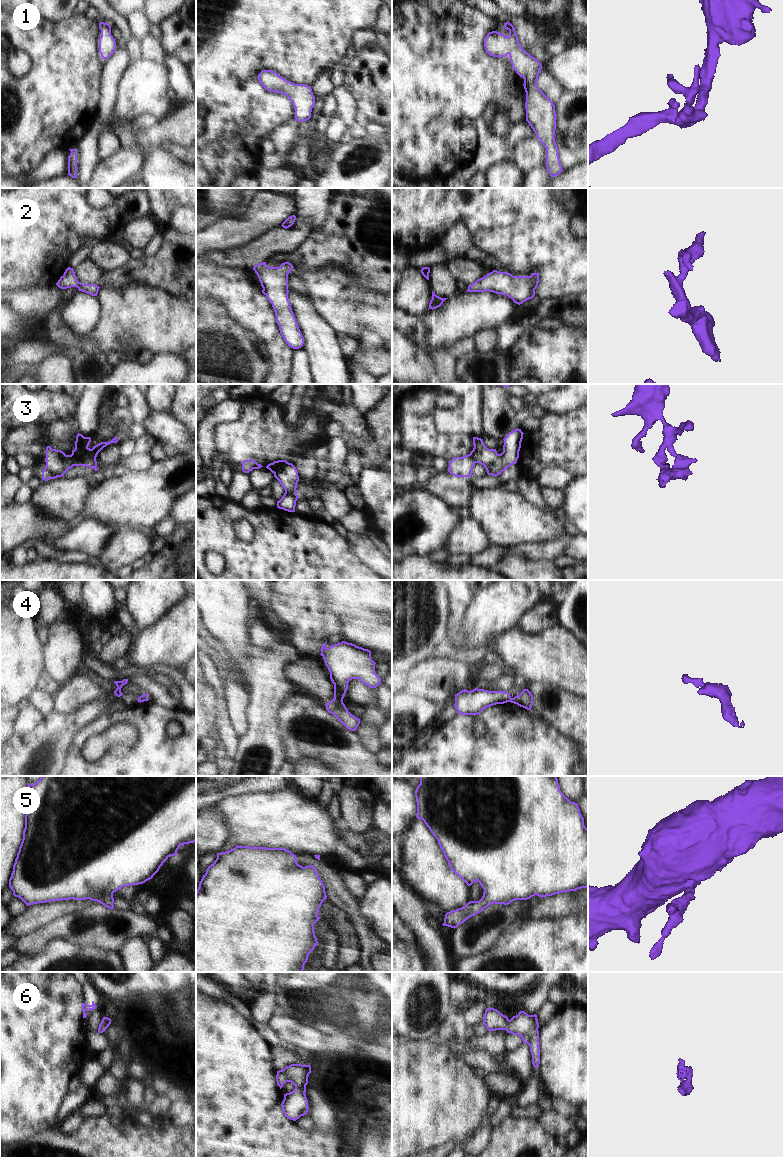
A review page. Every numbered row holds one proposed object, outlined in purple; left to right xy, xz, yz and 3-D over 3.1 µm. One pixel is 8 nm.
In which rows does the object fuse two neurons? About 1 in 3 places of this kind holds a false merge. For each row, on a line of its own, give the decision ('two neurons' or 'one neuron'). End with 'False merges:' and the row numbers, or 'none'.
1: one neuron
2: one neuron
3: two neurons
4: two neurons
5: one neuron
6: one neuron
False merges: 3, 4

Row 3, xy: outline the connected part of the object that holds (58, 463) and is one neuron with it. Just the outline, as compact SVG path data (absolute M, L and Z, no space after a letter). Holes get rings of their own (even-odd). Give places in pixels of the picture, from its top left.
M78 433L75 441L75 449L72 450L71 455L66 455L61 450L52 449L51 446L47 446L46 466L42 471L42 479L48 481L57 477L63 477L73 466L87 466L93 468L95 471L99 470L96 459L91 460L88 457L90 442L90 437L84 437Z

